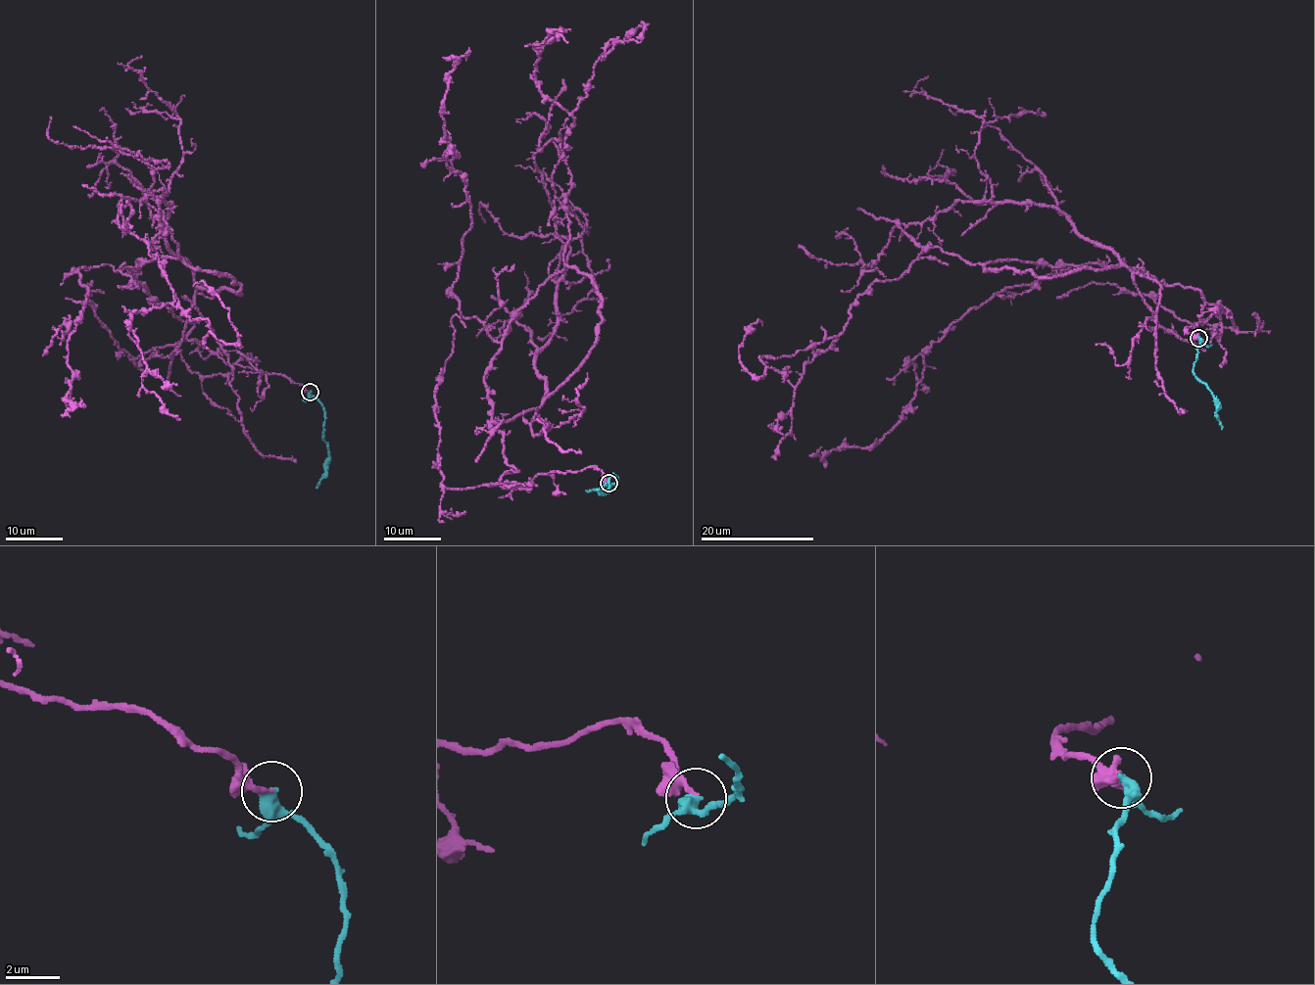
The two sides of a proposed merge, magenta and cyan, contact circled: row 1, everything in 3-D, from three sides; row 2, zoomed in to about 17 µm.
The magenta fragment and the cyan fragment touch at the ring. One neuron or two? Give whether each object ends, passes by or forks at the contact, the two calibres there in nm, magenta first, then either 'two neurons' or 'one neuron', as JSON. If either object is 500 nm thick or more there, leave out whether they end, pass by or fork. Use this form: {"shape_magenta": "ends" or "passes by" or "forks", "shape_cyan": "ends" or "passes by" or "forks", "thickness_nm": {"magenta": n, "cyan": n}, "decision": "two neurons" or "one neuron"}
{"shape_magenta": "ends", "shape_cyan": "passes by", "thickness_nm": {"magenta": 220, "cyan": 360}, "decision": "one neuron"}

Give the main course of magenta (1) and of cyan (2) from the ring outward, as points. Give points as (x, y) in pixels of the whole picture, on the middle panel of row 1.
1: (608, 482), (500, 484), (509, 321), (566, 265), (602, 322), (544, 398), (571, 248), (549, 124), (520, 123)
2: (608, 482), (609, 486), (617, 482), (617, 477), (612, 474), (608, 490), (585, 491)

